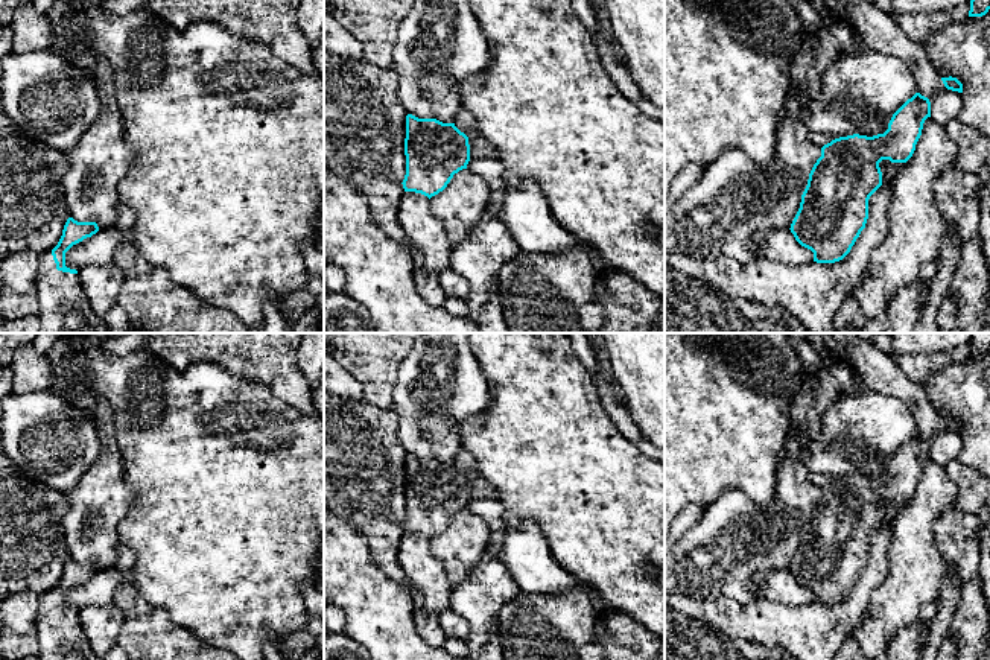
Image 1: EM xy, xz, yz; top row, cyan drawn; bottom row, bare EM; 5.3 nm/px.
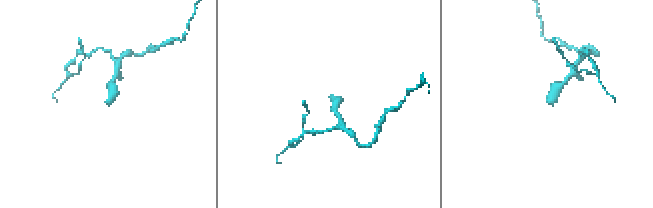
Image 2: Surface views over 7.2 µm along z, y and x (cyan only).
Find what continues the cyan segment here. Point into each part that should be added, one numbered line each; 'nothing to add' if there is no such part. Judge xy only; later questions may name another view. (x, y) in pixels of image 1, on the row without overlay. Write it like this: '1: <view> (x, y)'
1: xy (60, 634)

